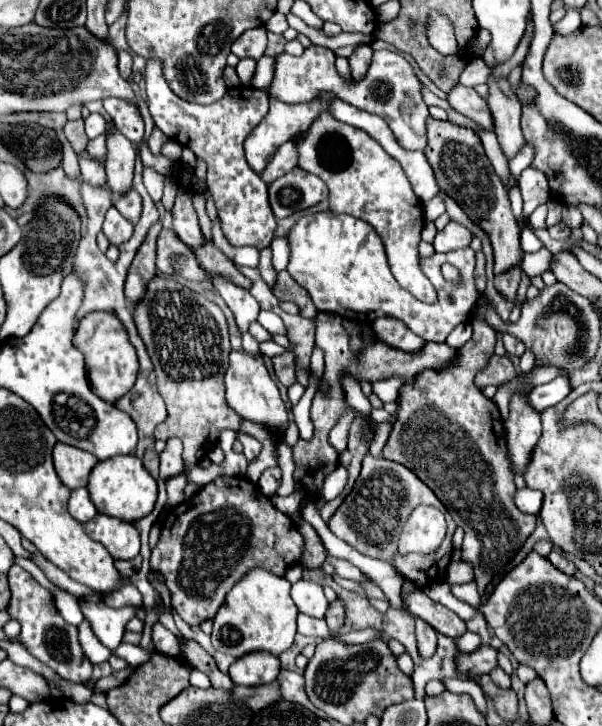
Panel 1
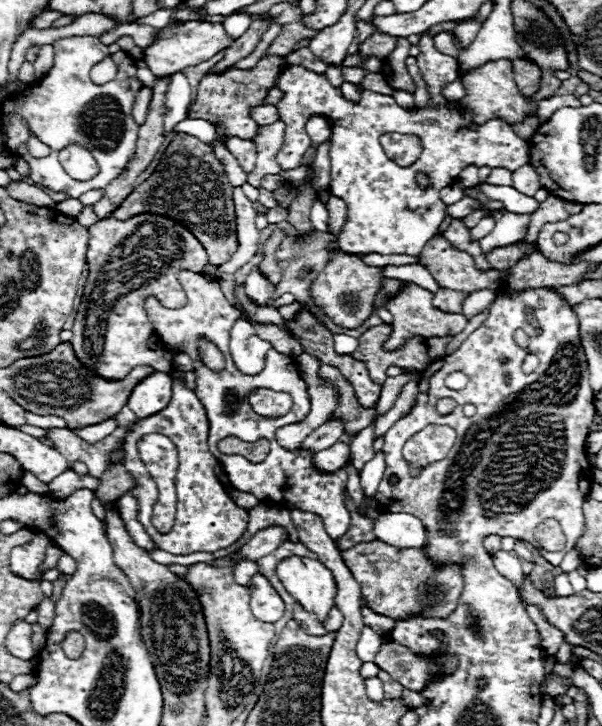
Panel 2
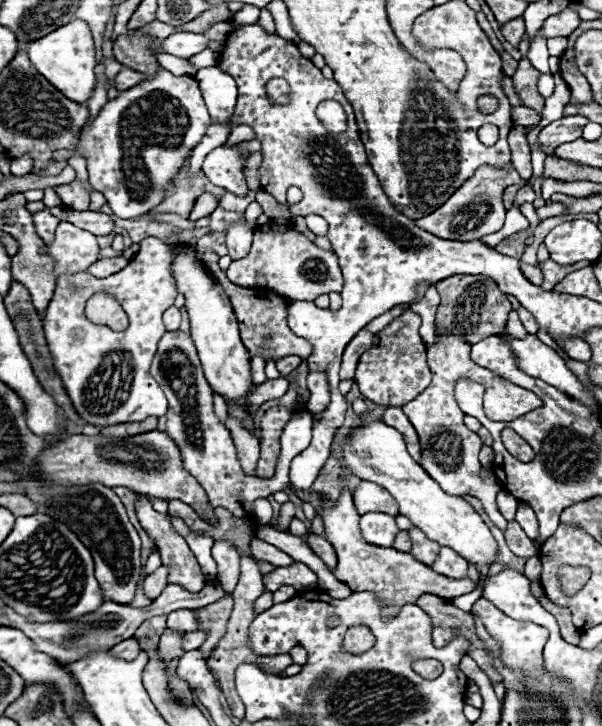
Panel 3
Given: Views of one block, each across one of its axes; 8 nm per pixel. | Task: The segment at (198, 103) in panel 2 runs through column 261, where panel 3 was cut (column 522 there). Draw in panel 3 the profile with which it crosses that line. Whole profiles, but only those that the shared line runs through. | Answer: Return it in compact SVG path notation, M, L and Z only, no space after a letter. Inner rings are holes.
M522 58L516 74L512 76L512 84L514 84L514 90L520 98L520 102L524 106L536 110L538 114L542 114L544 98L538 92L538 78L540 78L540 72L530 64L530 60Z

